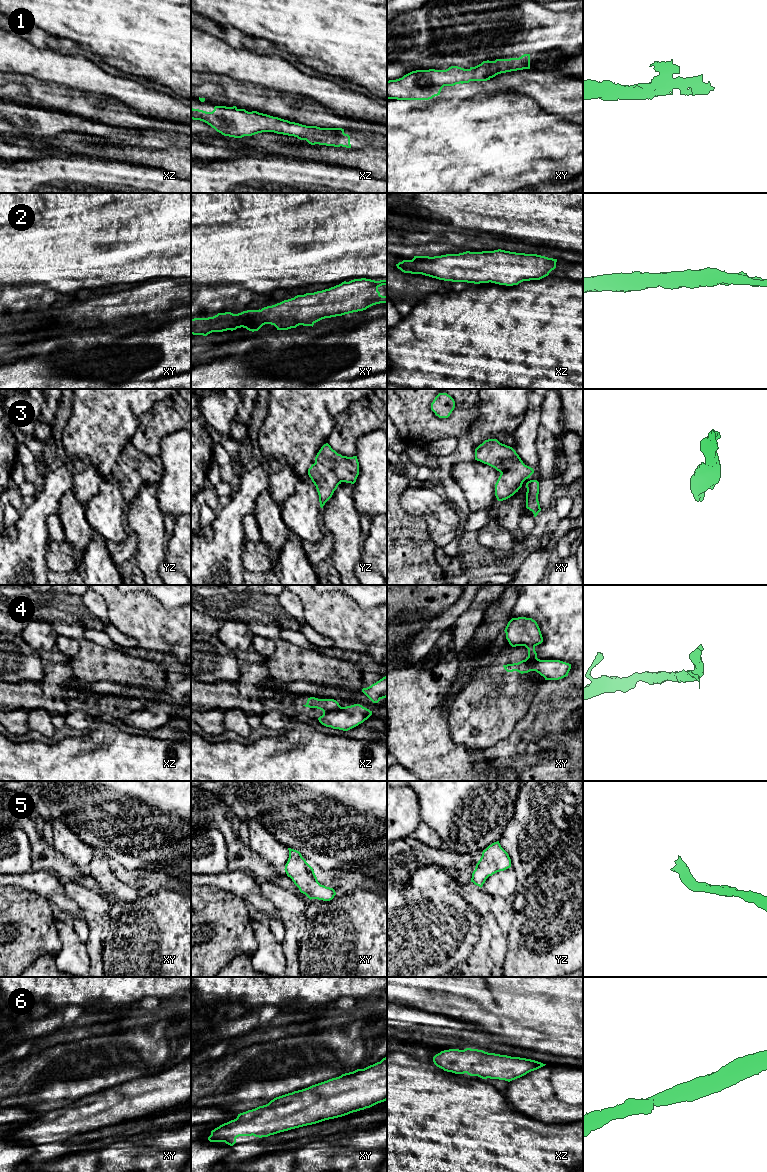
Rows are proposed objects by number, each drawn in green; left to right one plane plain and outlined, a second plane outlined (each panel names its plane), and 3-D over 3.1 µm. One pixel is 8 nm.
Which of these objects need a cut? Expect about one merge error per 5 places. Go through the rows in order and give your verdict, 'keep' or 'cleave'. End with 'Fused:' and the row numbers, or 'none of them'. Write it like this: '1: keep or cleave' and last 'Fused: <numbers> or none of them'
1: keep
2: keep
3: keep
4: cleave
5: keep
6: keep
Fused: 4

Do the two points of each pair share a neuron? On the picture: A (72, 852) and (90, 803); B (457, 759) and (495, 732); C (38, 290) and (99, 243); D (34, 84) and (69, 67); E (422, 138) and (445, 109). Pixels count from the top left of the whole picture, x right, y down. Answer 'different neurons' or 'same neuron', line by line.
A: different neurons
B: different neurons
C: different neurons
D: different neurons
E: same neuron

